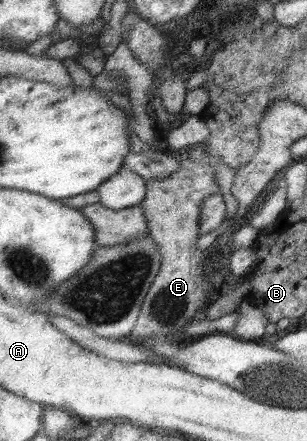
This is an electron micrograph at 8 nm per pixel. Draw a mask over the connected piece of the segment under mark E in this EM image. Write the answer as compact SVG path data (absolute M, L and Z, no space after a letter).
M189 157L182 159L178 169L165 179L144 179L145 194L143 200L138 204L146 220L148 234L154 240L161 256L160 268L154 276L144 299L142 300L138 317L134 327L129 333L129 339L138 340L149 335L167 335L183 329L200 306L207 302L207 294L211 292L211 282L203 279L203 264L205 256L202 250L196 248L198 231L198 212L201 201L207 195L218 192L218 186L214 183L214 170L211 164L206 162L189 161Z

